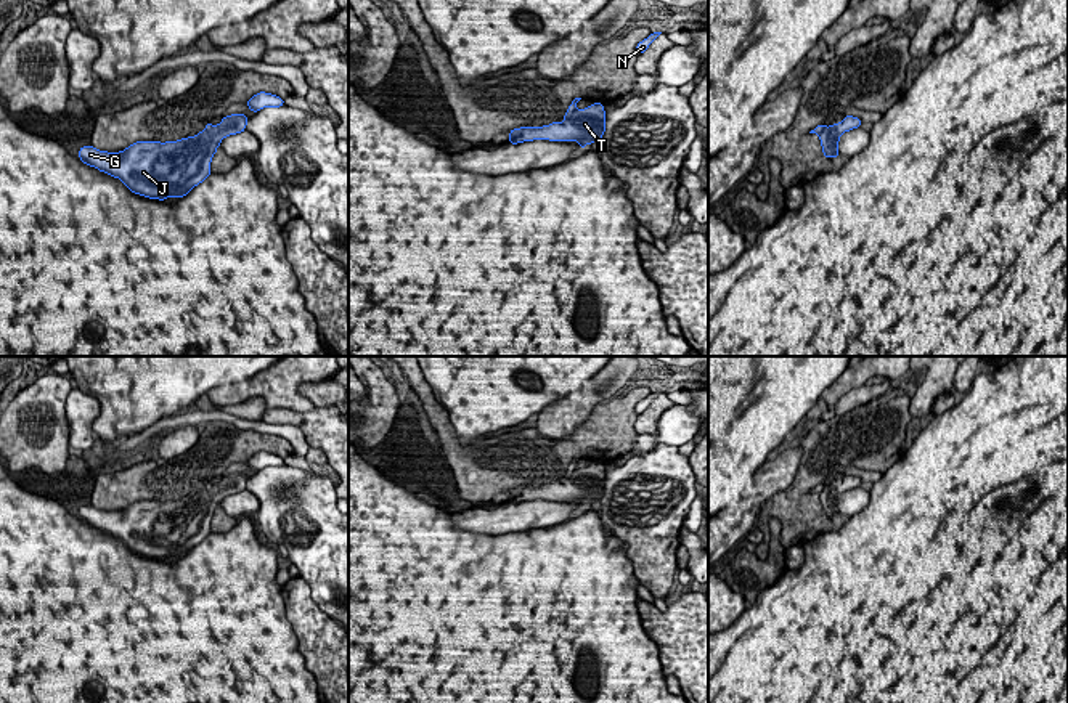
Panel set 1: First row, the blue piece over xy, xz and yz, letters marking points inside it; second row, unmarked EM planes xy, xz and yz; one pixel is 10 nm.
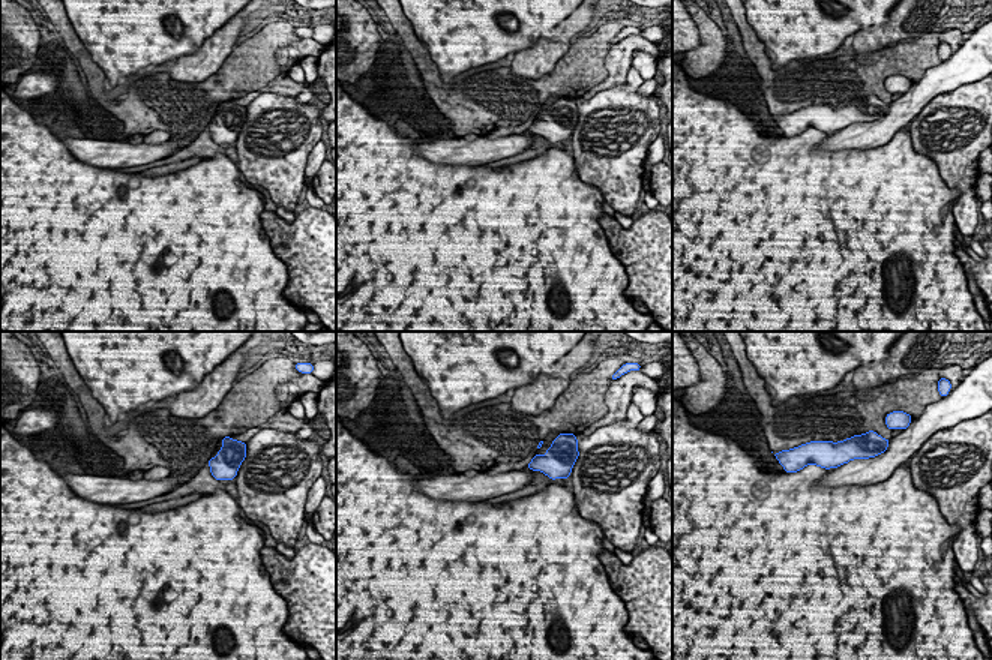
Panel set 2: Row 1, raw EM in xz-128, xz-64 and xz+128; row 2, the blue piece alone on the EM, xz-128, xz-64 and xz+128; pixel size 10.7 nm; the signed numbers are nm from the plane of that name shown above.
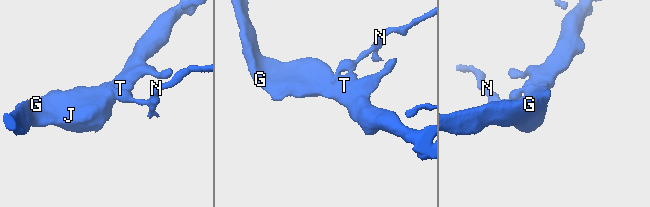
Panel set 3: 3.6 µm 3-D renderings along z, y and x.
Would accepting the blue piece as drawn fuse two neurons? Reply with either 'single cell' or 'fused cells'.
fused cells

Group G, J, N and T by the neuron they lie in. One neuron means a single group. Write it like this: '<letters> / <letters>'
G J T / N

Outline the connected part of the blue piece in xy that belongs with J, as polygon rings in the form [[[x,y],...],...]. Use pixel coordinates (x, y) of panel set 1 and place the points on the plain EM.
[[[246,473],[225,475],[210,491],[177,501],[137,501],[119,512],[108,512],[92,504],[79,509],[79,518],[119,538],[132,552],[164,560],[185,557],[210,533],[210,522],[222,499],[246,490]]]

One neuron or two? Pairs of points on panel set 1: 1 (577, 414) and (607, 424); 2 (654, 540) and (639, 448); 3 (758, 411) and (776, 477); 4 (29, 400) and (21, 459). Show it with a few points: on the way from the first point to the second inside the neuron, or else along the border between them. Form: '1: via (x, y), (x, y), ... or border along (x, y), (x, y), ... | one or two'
1: border along (612, 397), (601, 402), (572, 434), (556, 438) | two
2: border along (678, 446), (659, 443), (651, 451), (633, 458) | two
3: border along (766, 461), (752, 475) | two
4: via (20, 414), (16, 432), (21, 445) | one

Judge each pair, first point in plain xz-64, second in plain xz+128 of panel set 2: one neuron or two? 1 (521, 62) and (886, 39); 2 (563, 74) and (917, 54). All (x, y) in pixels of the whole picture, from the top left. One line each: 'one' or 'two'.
1: one
2: one

